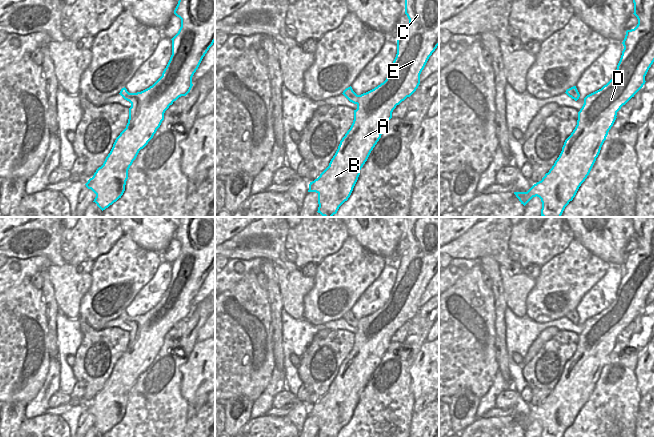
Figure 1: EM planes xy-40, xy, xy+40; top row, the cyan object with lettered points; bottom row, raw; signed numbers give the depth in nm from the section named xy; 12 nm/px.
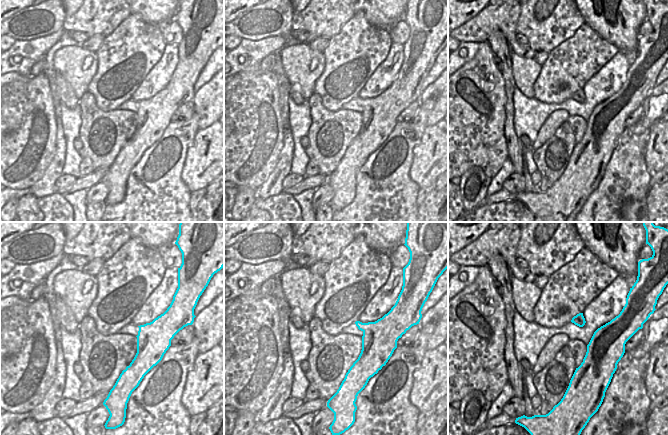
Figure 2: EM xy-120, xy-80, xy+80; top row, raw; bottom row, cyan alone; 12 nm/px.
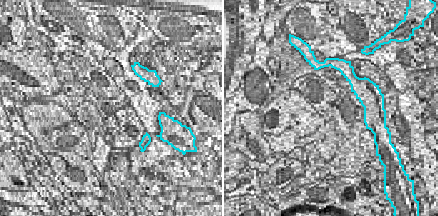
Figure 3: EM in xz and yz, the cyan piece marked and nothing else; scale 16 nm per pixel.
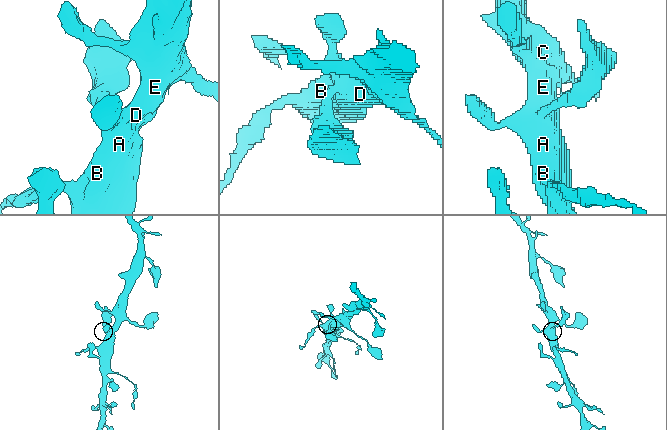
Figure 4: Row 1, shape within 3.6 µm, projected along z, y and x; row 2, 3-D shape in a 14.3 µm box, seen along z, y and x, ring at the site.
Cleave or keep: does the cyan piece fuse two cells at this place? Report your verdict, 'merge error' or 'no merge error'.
no merge error

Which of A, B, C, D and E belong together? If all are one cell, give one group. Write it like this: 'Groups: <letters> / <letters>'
Groups: A B C D E

